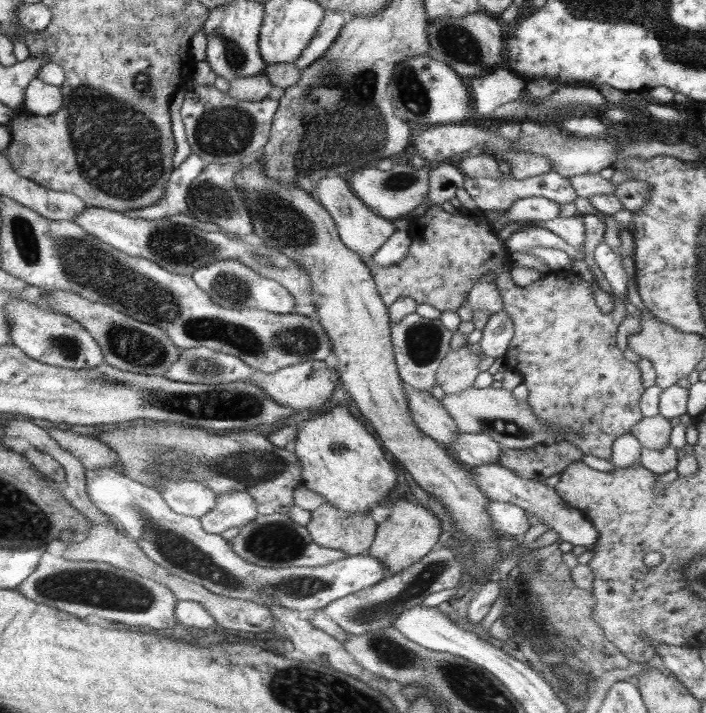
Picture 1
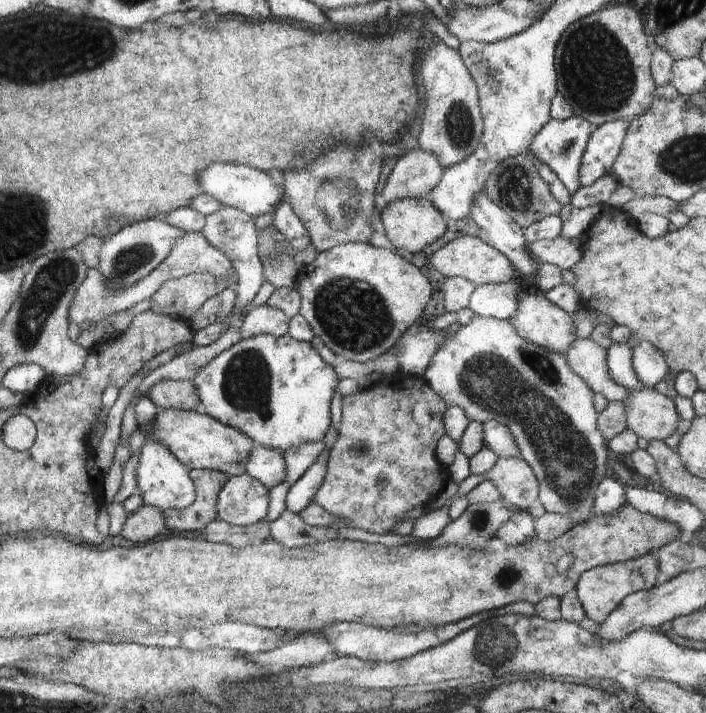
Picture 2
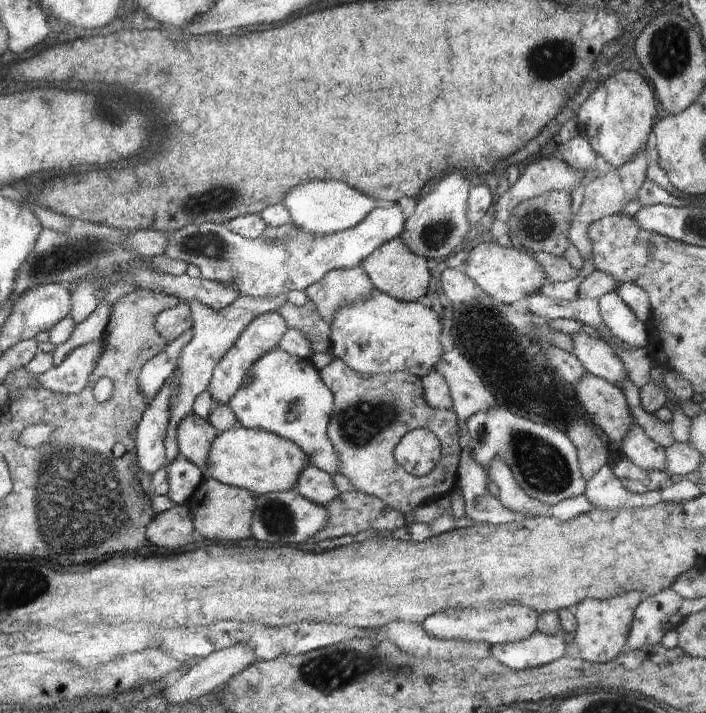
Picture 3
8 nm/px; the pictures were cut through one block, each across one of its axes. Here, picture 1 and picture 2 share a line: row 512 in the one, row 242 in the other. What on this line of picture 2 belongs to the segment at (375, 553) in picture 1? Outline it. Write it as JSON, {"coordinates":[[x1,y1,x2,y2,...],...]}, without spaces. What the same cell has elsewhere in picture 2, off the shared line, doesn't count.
{"coordinates":[[400,199,388,203,381,214,382,226,386,231,388,240,394,244,394,248,408,250,412,254,420,252,428,244,436,242,444,236,446,224,441,212,435,210,434,205,427,199]]}

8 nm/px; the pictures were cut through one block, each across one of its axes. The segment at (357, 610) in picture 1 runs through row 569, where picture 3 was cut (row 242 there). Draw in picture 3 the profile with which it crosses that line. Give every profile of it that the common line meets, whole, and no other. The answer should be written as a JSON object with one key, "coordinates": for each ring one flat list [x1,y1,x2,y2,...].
{"coordinates":[[450,172,424,196,417,204,412,216,404,222,404,230,398,236,416,256,424,256,426,260,450,256,457,252,464,238,470,234,472,227,466,220,466,206,468,206,468,194,474,182,464,176,462,172]]}

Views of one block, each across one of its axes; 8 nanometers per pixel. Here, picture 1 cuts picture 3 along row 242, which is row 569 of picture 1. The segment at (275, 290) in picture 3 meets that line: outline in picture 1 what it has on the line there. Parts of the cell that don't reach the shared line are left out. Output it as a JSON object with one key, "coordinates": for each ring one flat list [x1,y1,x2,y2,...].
{"coordinates":[[109,468,85,471,85,479,90,500,100,512,114,520,118,528,126,531,150,560,169,570,170,574,201,584,214,594,258,604,275,598,277,604,286,608,311,612,388,577,387,568,367,553,346,556,320,566,263,567,240,558,221,535,205,532,201,519,176,514,155,488]]}

